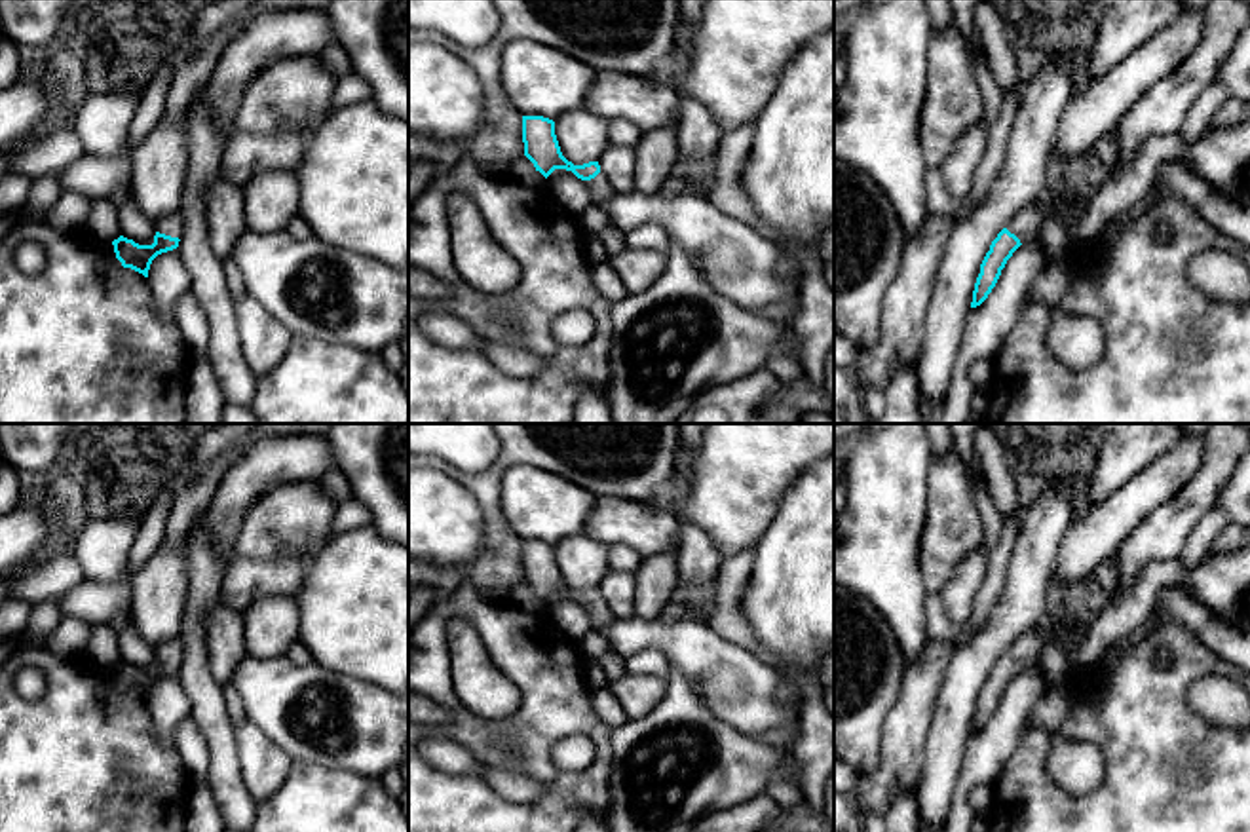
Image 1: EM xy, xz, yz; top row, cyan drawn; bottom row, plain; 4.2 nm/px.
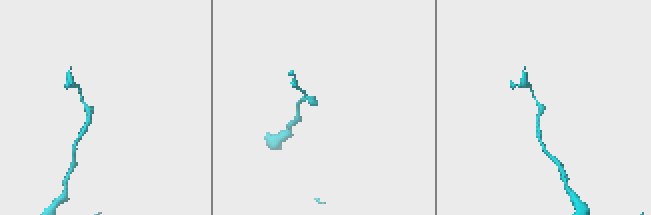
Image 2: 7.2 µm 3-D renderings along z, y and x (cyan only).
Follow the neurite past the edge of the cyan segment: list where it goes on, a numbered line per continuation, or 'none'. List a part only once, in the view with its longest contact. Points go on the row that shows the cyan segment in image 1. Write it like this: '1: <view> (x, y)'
1: xy (173, 225)

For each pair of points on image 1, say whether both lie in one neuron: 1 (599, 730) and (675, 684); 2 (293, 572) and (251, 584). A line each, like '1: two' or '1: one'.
1: two
2: one

